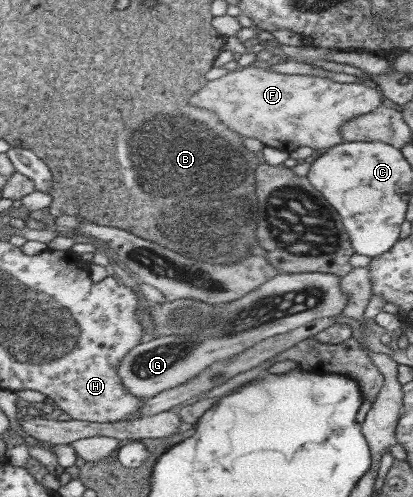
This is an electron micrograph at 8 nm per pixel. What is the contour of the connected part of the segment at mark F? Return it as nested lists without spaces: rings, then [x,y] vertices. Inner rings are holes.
[[[255,64],[210,81],[197,90],[191,103],[216,111],[224,125],[245,138],[257,138],[267,146],[294,152],[300,146],[327,150],[342,143],[344,123],[378,109],[385,102],[377,87],[369,83],[338,83],[316,76],[277,74],[263,64]]]

